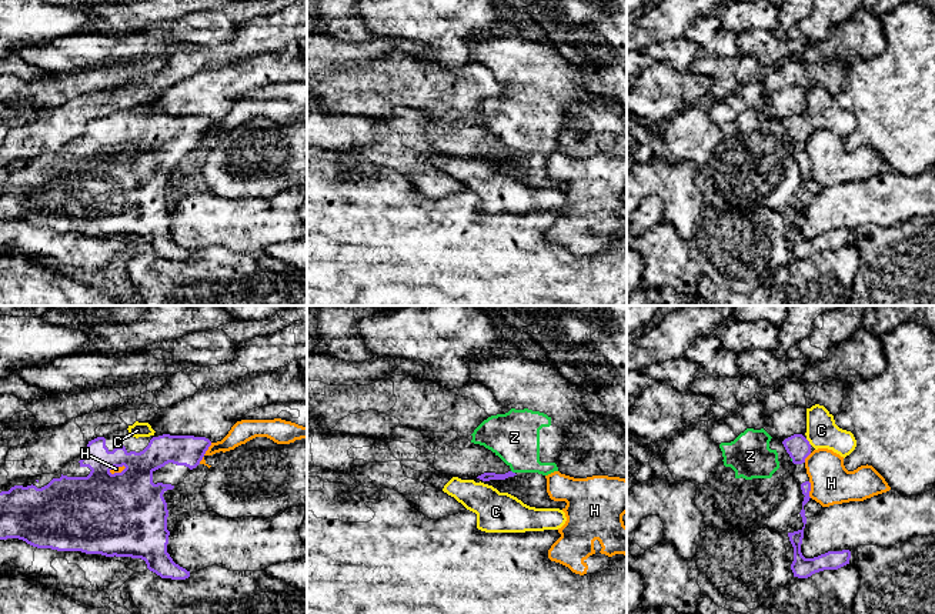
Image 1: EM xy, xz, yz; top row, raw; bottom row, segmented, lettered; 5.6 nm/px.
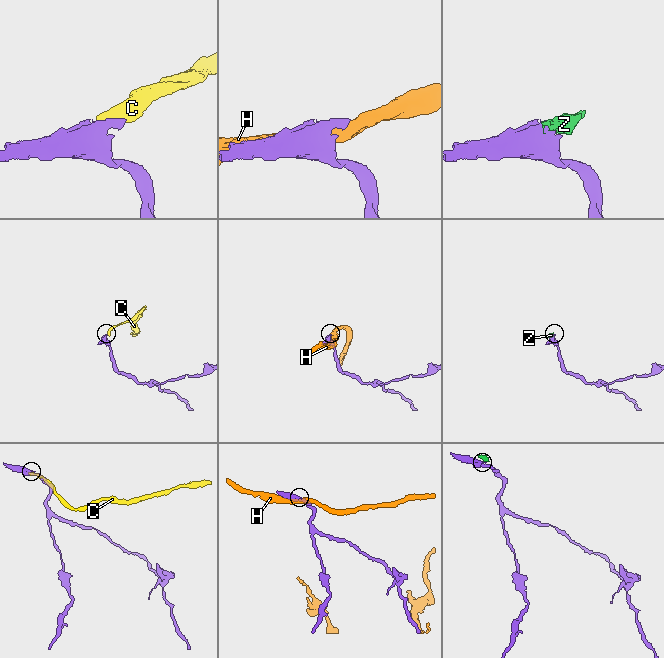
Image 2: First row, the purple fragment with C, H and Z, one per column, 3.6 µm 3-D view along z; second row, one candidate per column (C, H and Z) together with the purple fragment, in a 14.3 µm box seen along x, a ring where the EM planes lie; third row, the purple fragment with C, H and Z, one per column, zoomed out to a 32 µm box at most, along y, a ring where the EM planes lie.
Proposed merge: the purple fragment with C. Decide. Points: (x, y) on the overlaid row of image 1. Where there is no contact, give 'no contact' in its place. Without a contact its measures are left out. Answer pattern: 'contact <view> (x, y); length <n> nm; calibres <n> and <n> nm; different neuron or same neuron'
contact yz (808, 441); length 50 nm; calibres 140 and 180 nm; same neuron

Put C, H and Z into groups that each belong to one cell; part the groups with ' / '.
C / H / Z

